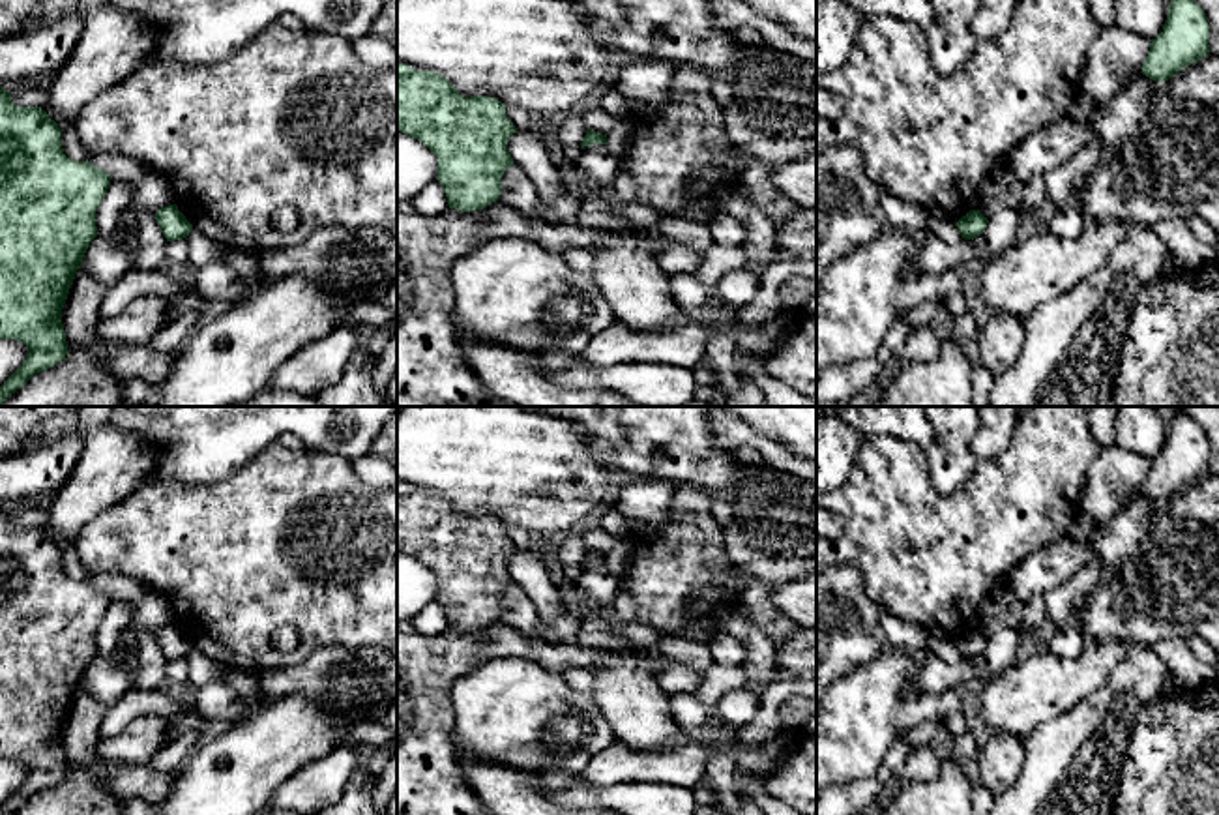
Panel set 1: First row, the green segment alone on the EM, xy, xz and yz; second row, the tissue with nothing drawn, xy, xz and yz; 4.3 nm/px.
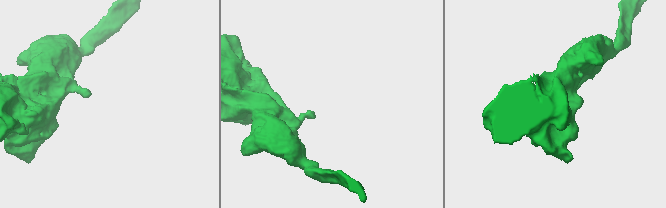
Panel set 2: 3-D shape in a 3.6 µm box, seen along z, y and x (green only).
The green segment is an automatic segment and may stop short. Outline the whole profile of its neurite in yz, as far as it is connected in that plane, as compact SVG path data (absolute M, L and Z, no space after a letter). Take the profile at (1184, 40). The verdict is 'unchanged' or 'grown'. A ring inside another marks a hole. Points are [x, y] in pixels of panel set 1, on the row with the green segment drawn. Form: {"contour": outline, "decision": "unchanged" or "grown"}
{"contour": "M1172 0L1163 32L1152 39L1142 75L1155 82L1172 79L1210 54L1210 24L1195 0Z", "decision": "unchanged"}

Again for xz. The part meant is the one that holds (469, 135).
{"contour": "M397 62L397 131L418 139L436 156L438 182L449 208L474 212L500 199L504 170L515 163L507 142L517 131L502 101L464 97L444 75Z", "decision": "unchanged"}

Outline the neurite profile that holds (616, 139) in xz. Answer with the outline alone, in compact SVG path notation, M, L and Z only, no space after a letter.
M620 118L607 133L607 150L616 159L625 157L629 141L629 118Z

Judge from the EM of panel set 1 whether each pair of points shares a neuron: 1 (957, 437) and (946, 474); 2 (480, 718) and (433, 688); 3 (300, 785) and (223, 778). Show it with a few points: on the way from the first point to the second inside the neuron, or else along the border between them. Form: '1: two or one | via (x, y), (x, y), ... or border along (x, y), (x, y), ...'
1: one | via (954, 446), (952, 465)
2: two | border along (478, 666), (452, 684), (452, 742)
3: two | border along (321, 759), (302, 767), (270, 795)

